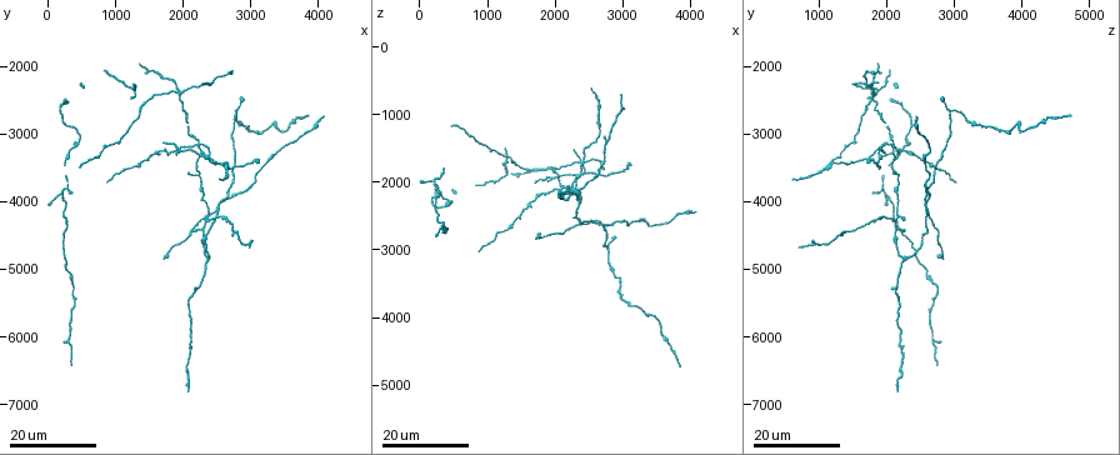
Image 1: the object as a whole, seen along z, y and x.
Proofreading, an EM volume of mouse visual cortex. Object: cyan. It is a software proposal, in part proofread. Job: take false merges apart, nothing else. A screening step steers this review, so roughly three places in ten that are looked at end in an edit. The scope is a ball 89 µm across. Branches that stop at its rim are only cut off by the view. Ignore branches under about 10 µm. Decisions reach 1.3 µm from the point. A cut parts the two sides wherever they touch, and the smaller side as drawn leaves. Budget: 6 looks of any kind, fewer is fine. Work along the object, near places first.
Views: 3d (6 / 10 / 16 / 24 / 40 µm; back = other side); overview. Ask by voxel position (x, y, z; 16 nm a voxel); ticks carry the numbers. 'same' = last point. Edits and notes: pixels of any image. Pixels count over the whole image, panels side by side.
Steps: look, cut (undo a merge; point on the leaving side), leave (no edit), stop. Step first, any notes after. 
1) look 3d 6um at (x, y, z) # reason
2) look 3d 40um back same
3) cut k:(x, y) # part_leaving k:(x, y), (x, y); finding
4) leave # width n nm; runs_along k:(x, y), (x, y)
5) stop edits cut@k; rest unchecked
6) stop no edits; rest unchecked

look 3d 16um at (2300, 4300, 2150) # arms part here

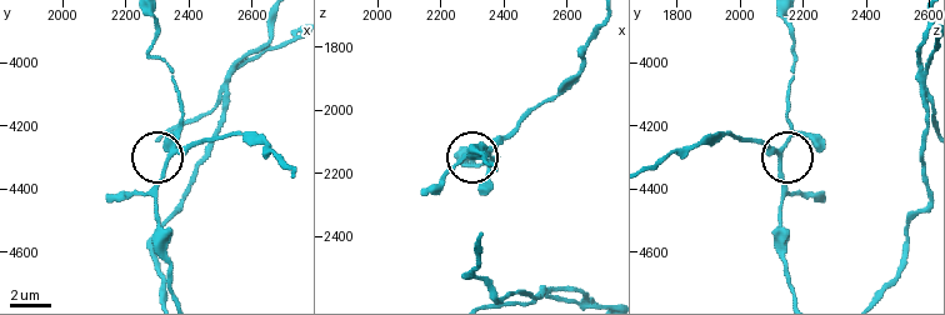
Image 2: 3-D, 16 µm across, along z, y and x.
look 3d 10um at (2350, 4290, 2130)

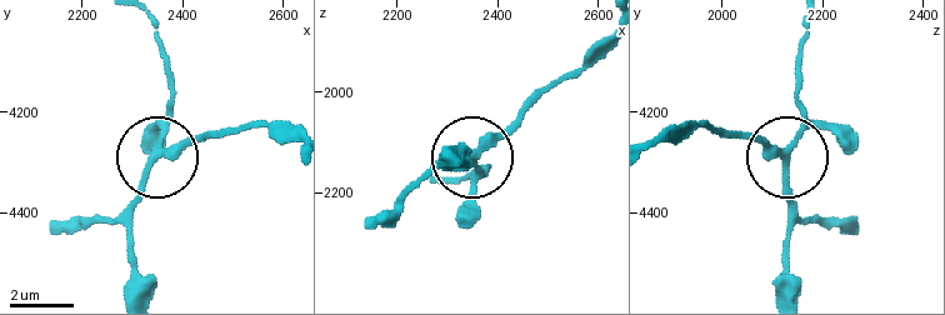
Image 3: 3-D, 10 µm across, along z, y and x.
leave # arms 3; runs_along 3:(463, 176), (489, 168), (479, 174), (475, 158), (543, 90); continuous, no second neuron

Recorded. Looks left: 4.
look 3d 24um at (2400, 4900, 2300) # a fork

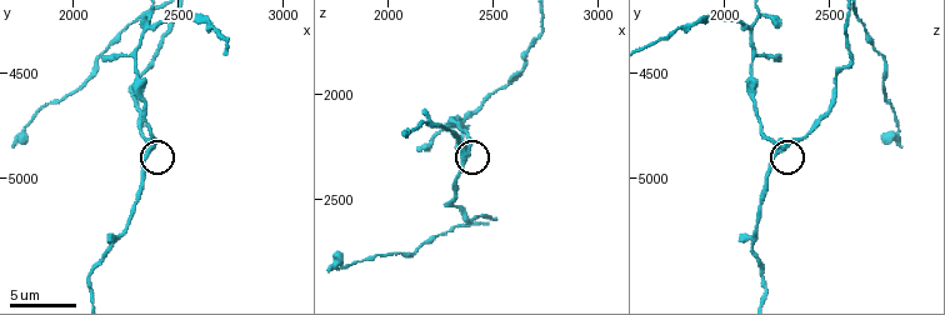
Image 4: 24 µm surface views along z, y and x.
look 3d 10um at (2360, 4870, 2280)

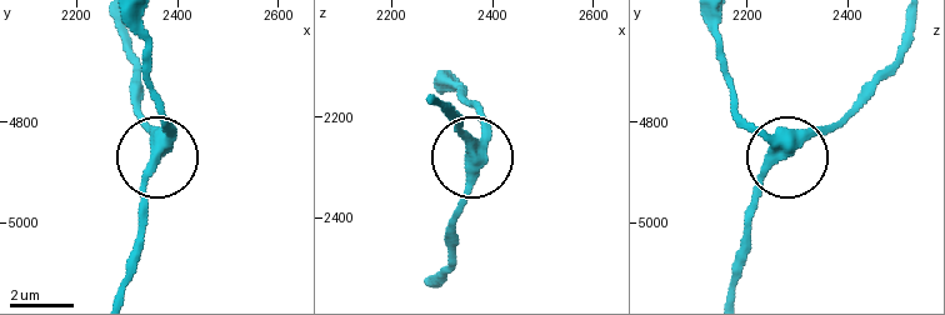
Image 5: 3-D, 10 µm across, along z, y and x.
leave # arms 3; runs_along 5:(444, 84), (481, 116), (479, 151), (460, 133), (460, 111); all the same neuron

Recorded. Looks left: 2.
look 3d 24um at (2250, 3200, 2100) # four-way junction

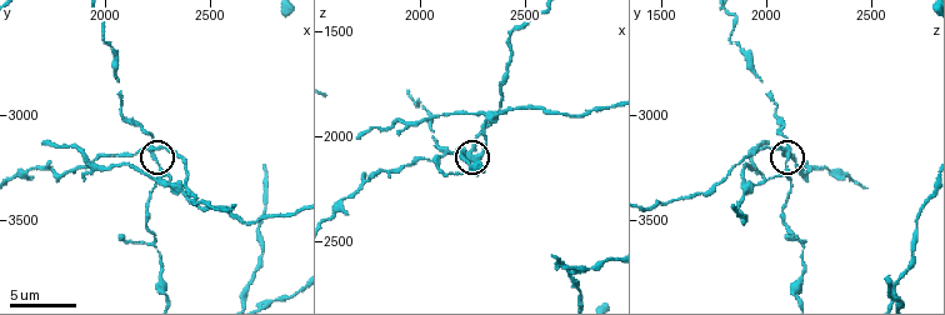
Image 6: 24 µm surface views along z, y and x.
look 3d 10um at (2220, 3170, 2090) # zoom in

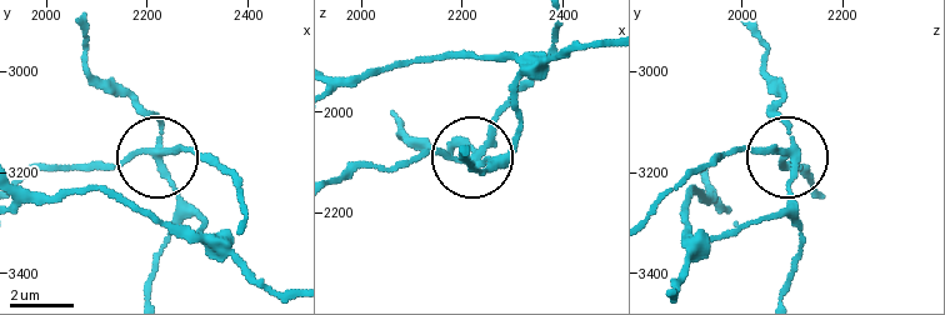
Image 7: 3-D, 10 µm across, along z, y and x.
cut 7:(181, 149) # width 220 nm; two neurons meet here

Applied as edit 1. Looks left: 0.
stop edits cut@7; rest unchecked

